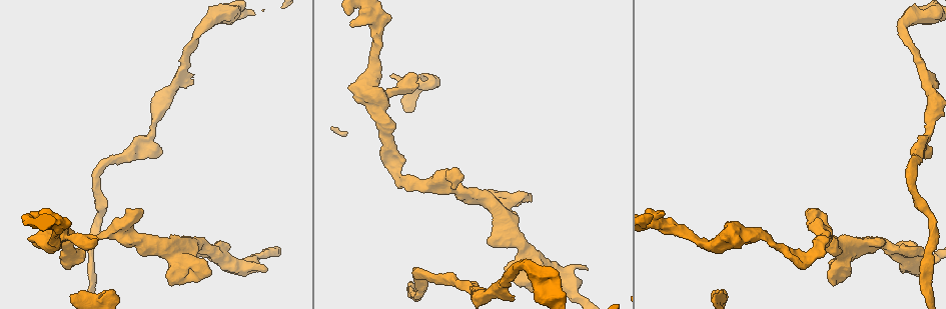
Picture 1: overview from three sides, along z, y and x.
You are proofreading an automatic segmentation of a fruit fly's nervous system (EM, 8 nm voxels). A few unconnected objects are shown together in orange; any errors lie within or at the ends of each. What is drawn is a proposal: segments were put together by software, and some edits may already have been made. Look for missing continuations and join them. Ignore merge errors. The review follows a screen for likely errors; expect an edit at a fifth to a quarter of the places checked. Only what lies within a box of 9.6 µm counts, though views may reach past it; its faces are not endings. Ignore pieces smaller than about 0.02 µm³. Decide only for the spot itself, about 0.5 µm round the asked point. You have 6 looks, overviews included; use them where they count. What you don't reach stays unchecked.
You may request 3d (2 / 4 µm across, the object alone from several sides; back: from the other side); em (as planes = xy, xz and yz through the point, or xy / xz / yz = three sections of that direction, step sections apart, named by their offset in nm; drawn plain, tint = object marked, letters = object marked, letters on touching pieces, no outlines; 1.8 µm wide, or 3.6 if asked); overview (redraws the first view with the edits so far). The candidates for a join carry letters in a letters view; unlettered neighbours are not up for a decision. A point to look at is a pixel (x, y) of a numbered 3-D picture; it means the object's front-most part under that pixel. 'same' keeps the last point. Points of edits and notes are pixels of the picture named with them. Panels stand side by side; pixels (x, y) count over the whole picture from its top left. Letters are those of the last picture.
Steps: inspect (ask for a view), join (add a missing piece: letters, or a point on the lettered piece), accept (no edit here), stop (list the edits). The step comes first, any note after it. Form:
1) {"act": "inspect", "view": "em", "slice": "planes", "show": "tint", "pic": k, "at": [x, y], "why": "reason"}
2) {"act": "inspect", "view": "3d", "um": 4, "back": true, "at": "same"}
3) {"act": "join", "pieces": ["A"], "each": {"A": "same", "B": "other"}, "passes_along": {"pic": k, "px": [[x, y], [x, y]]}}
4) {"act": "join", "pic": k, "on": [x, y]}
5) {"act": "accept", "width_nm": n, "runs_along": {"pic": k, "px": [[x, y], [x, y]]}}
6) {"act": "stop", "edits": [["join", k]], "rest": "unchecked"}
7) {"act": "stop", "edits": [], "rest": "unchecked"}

{"act": "inspect", "view": "em", "um": 3.6, "slice": "planes", "show": "letters", "pic": 1, "at": [840, 261], "why": "three arms meet"}

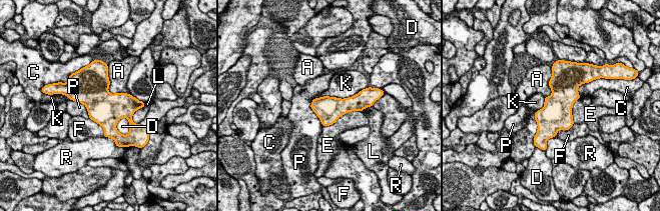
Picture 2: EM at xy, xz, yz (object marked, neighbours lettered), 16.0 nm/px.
{"act": "accept", "longest_contact_nm": ["K", 750], "each": {"A": "other", "C": "other", "D": "other", "E": "other", "F": "other", "K": "other", "L": "other", "P": "other", "R": "other"}, "border": {"pic": 2, "px": [[360, 90], [344, 98], [313, 99]]}, "found": "none of them fits"}

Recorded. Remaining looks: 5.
{"act": "inspect", "view": "3d", "um": 2, "back": true, "pic": 1, "at": [714, 295], "why": "free end"}

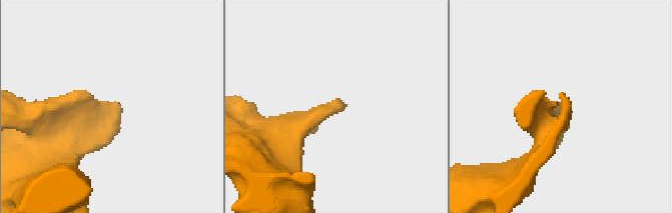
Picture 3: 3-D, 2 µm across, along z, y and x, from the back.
{"act": "inspect", "view": "em", "slice": "planes", "show": "letters", "pic": 3, "at": [121, 110], "why": "shape alone is not enough"}

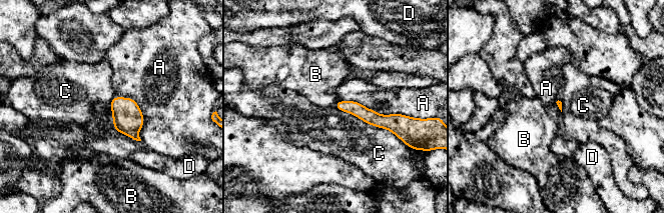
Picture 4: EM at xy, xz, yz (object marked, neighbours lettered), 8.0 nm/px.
{"act": "accept", "each": {"A": "other", "B": "other", "C": "other", "D": "other"}, "found": "none of them fits"}

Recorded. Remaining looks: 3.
{"act": "inspect", "view": "3d", "um": 4, "pic": 1, "at": [56, 221], "why": "abrupt turn"}

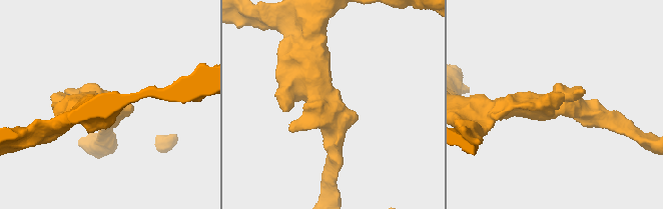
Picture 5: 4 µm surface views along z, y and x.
{"act": "inspect", "view": "em", "slice": "planes", "show": "letters", "pic": 5, "at": [570, 103], "why": "now the EM"}

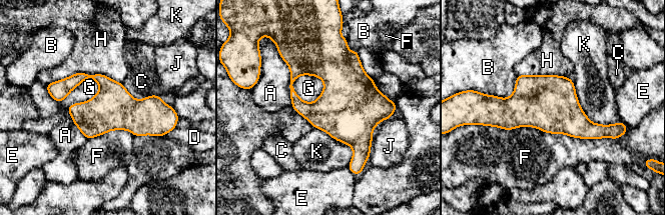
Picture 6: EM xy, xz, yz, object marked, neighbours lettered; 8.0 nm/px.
{"act": "accept", "width_nm": 360, "each": {"A": "other", "B": "other", "C": "other", "D": "other", "E": "other", "F": "other", "G": "other", "H": "other", "J": "other", "K": "other"}, "runs_along": {"pic": 6, "px": [[49, 86], [95, 76], [132, 112], [164, 112]]}, "found": "none of them fits"}

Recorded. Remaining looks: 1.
{"act": "stop", "edits": [], "rest": "unchecked"}

